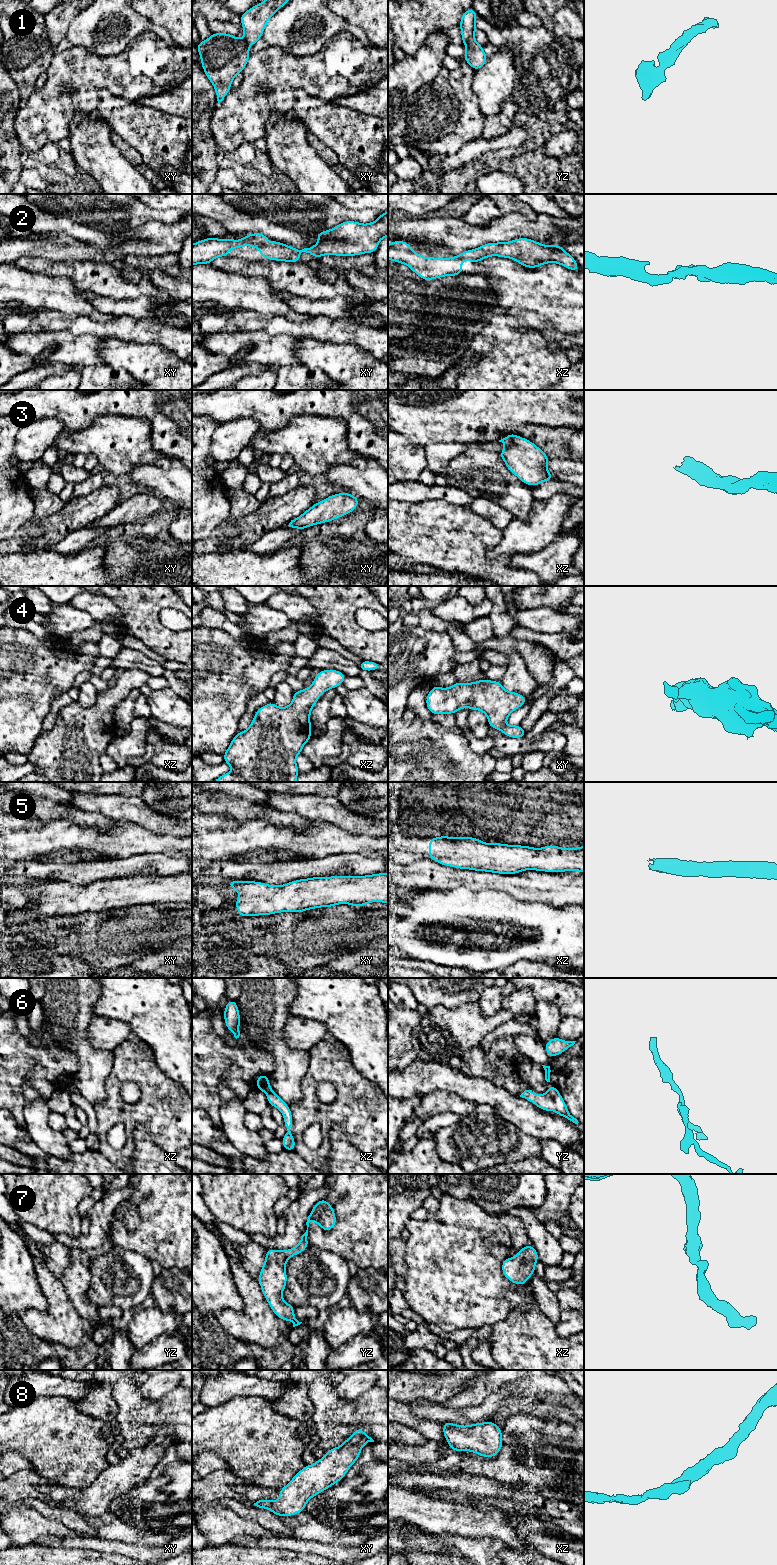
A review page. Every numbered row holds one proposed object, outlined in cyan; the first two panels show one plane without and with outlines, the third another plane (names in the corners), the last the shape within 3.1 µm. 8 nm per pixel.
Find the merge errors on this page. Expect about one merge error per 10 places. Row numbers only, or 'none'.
none

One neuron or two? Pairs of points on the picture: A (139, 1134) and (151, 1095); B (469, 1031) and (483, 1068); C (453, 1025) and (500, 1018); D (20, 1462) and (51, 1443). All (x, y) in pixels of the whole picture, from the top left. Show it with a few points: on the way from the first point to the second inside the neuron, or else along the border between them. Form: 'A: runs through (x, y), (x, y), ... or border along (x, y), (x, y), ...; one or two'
A: border along (134, 1127), (144, 1125), (148, 1129), (153, 1142); two
B: border along (478, 1044), (467, 1050), (460, 1057); two
C: runs through (465, 1025), (488, 1024); one
D: border along (10, 1450), (21, 1454), (34, 1468); two

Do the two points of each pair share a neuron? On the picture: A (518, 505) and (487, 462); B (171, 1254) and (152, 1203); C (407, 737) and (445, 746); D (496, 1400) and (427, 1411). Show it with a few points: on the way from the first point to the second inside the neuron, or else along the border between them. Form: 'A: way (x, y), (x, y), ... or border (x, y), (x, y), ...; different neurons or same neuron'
A: way (508, 494), (490, 473); same neuron
B: way (167, 1241), (167, 1218), (165, 1216); same neuron
C: way (416, 746), (436, 746); same neuron
D: way (479, 1414), (444, 1414); same neuron

